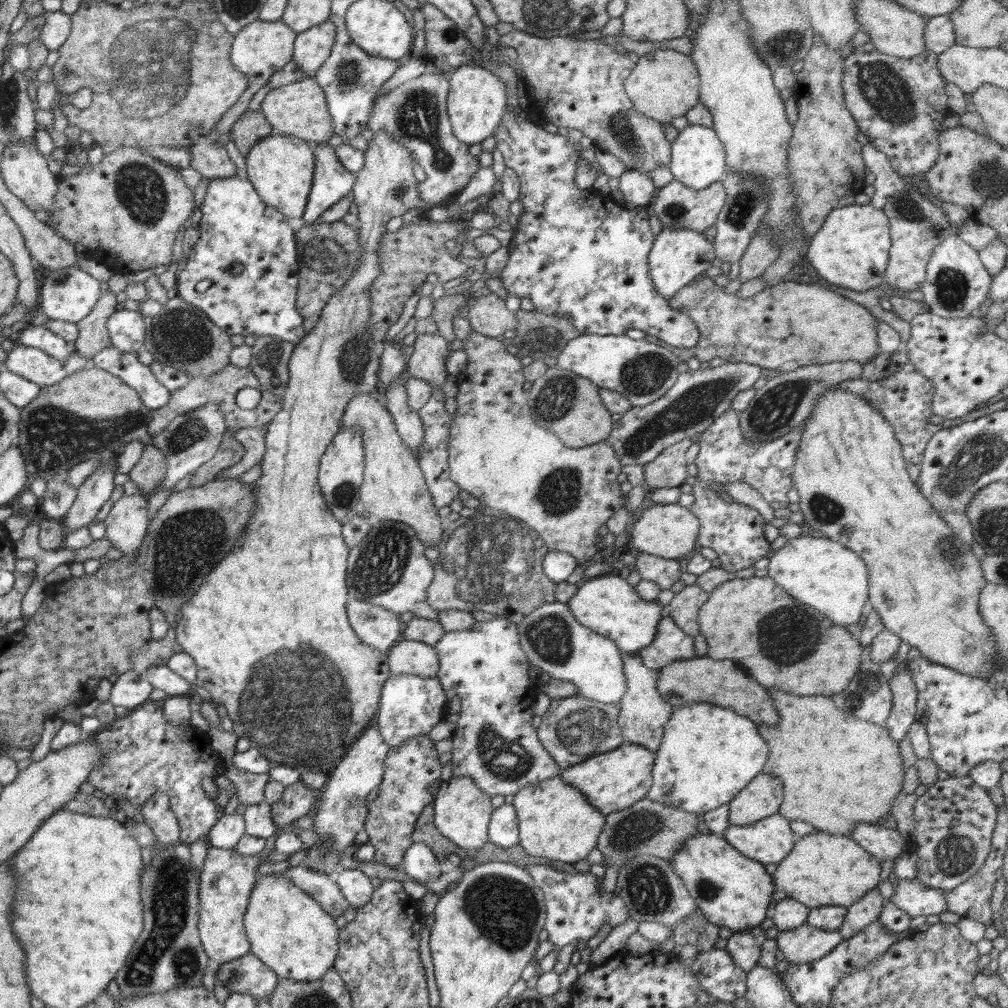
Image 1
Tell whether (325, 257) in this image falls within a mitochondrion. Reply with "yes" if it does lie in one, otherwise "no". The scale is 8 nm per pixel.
yes

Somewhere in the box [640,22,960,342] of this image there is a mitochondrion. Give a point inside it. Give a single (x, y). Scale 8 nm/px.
(883, 89)

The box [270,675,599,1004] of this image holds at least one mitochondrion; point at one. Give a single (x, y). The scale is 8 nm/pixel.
(506, 910)

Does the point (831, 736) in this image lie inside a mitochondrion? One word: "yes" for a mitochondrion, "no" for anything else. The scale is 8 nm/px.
no

